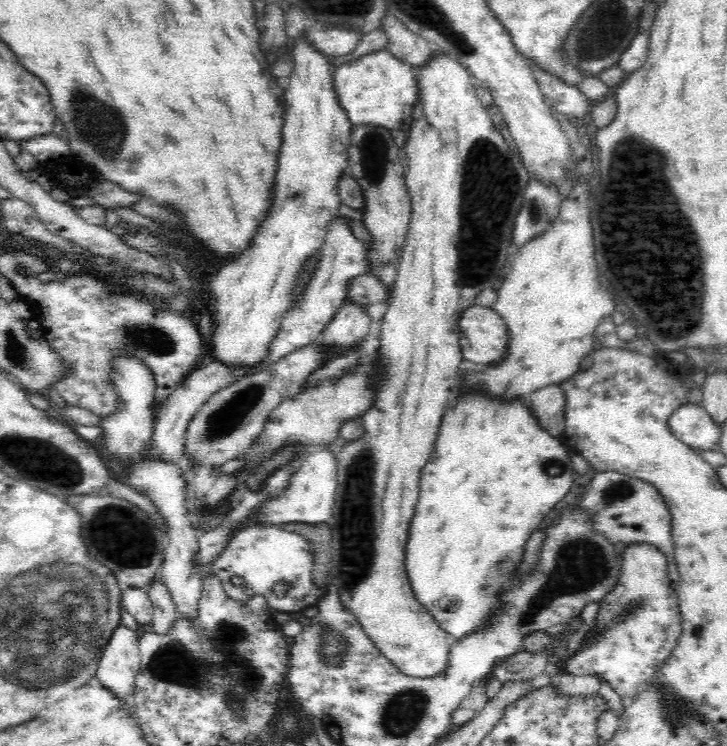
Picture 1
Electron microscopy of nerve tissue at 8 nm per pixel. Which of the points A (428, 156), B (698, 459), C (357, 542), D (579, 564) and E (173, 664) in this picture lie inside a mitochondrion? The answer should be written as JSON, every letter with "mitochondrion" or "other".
{"A":"other","B":"other","C":"mitochondrion","D":"mitochondrion","E":"mitochondrion"}

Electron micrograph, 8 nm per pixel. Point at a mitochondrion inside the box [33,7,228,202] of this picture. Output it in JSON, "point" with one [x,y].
{"point":[108,143]}

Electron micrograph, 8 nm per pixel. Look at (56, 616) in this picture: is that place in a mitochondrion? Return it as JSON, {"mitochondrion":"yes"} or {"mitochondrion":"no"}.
{"mitochondrion":"yes"}

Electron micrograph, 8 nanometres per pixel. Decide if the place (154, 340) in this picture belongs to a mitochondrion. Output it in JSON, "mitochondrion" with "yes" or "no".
{"mitochondrion":"yes"}

